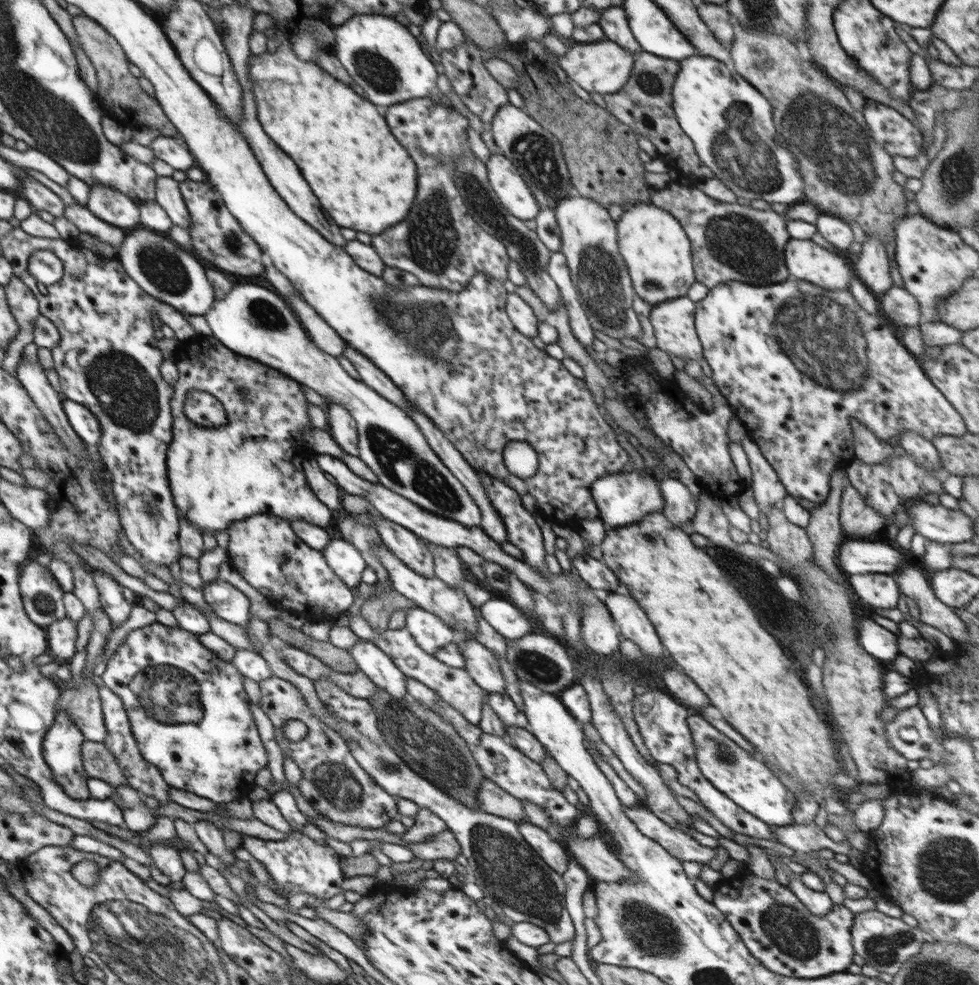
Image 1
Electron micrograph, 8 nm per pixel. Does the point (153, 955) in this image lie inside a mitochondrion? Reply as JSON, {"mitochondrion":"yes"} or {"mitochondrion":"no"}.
{"mitochondrion":"yes"}

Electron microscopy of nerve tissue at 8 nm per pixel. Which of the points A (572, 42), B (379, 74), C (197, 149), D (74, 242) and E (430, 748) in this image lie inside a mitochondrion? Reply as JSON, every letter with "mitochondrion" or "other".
{"A":"other","B":"mitochondrion","C":"other","D":"other","E":"mitochondrion"}

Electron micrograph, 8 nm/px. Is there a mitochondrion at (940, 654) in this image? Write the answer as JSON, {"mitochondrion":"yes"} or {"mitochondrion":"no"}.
{"mitochondrion":"no"}

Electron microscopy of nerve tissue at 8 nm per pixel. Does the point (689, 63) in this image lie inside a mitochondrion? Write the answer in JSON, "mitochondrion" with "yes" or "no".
{"mitochondrion":"no"}

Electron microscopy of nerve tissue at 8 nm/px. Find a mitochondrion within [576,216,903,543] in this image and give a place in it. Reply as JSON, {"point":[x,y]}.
{"point":[823,338]}

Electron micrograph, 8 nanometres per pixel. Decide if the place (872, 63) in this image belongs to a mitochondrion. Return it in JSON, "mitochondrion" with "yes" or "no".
{"mitochondrion":"no"}

